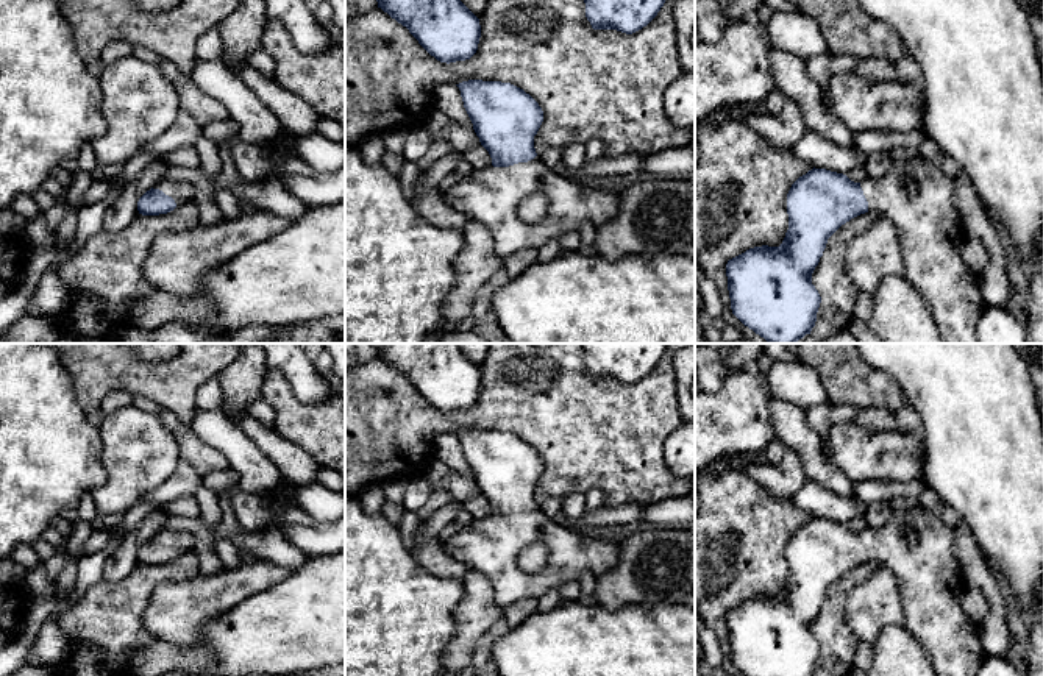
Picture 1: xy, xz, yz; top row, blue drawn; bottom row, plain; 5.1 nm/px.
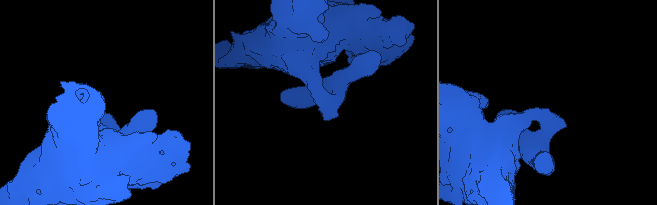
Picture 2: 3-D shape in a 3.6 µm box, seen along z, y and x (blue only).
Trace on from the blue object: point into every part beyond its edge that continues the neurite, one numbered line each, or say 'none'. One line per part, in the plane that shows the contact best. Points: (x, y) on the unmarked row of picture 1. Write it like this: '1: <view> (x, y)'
1: xz (491, 545)

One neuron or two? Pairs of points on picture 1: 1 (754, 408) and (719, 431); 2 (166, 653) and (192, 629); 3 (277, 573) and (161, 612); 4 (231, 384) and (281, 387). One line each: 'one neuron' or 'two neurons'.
1: one neuron
2: two neurons
3: one neuron
4: two neurons

